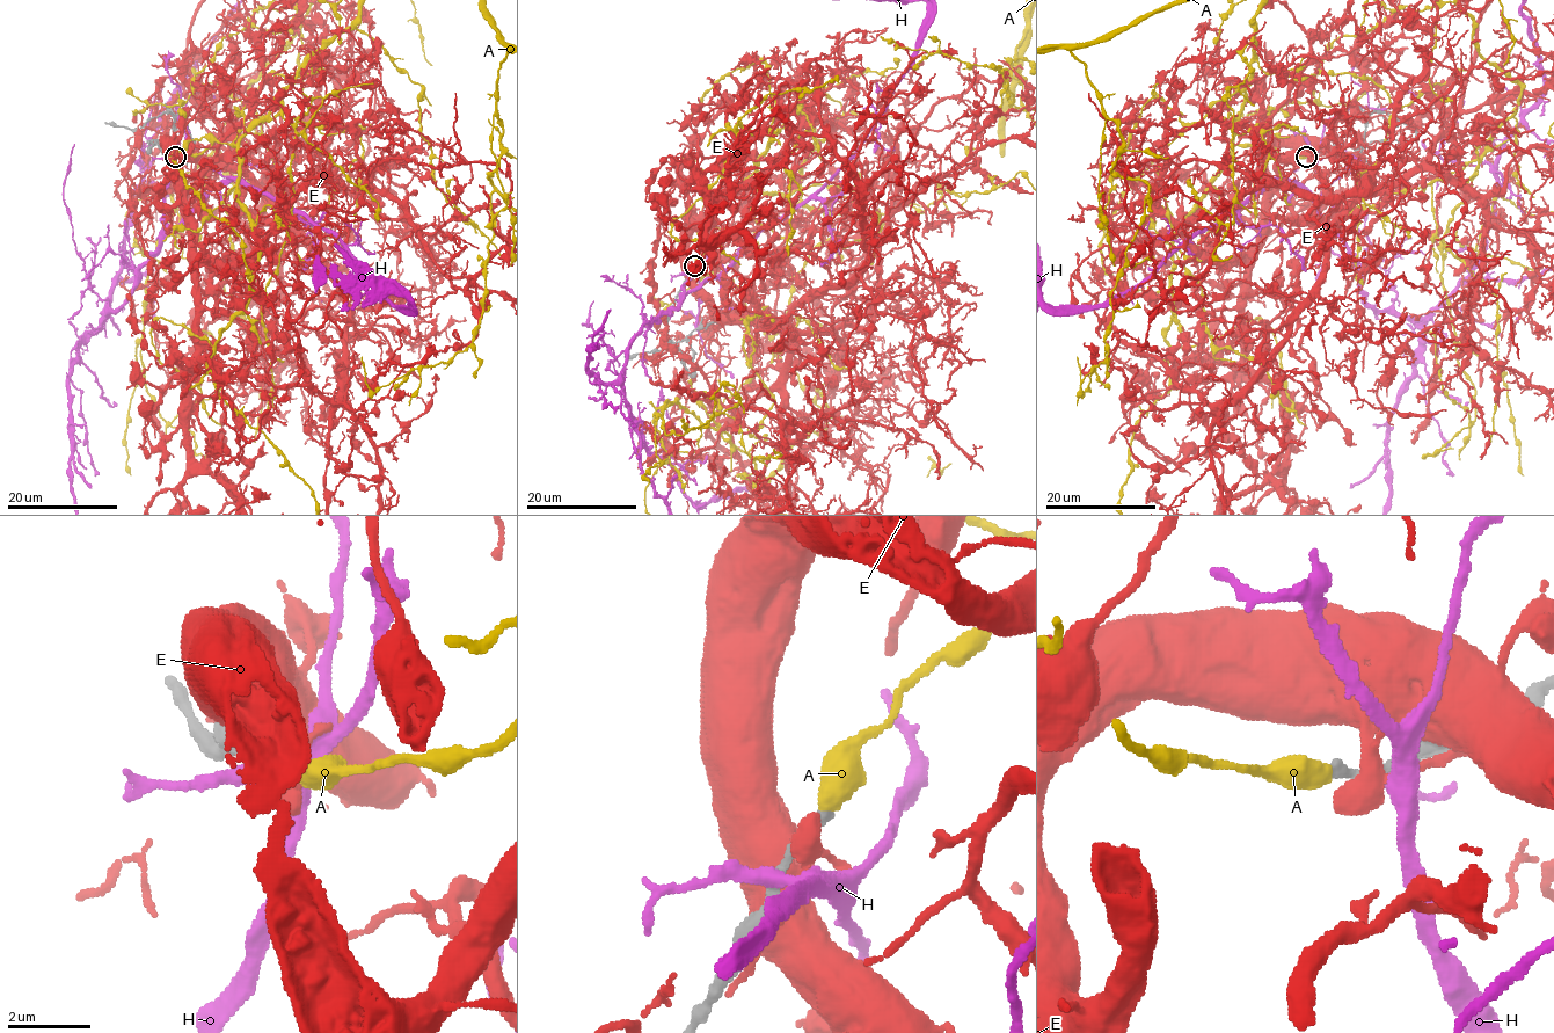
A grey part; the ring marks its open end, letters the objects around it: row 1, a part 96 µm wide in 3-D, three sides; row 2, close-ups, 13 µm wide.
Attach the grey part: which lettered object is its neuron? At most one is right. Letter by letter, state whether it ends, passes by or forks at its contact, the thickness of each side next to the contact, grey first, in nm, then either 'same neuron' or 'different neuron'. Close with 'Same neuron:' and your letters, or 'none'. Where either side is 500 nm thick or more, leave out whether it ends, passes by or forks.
A: calibres 280 and 500 nm; same neuron
E: it forks; calibres 320 and 440 nm; different neuron
H: it passes by; calibres 280 and 320 nm; different neuron
Same neuron: A

